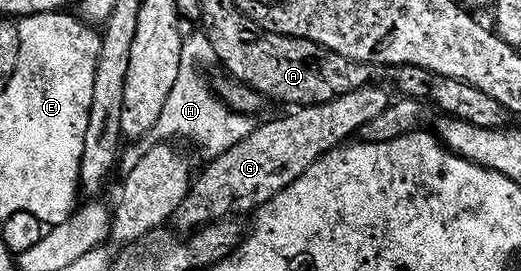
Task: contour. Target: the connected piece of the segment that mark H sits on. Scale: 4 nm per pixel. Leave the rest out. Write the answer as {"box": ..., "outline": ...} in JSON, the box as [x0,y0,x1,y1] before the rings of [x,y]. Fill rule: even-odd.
{"box":[116,30,258,179],"outline":[[[195,30],[195,32],[184,34],[184,40],[182,44],[182,57],[180,58],[180,71],[175,81],[175,85],[164,105],[164,109],[160,113],[160,118],[154,125],[154,128],[144,134],[140,139],[137,139],[134,143],[127,143],[119,153],[119,159],[116,166],[116,172],[119,172],[121,179],[126,179],[128,175],[135,171],[137,165],[141,163],[143,158],[146,157],[151,150],[162,145],[164,143],[175,143],[176,140],[188,140],[196,144],[201,152],[206,156],[205,159],[211,160],[218,158],[231,150],[240,142],[249,138],[254,134],[258,122],[254,120],[248,114],[242,114],[240,112],[234,112],[224,101],[220,100],[211,90],[207,80],[208,71],[210,68],[217,69],[219,67],[218,58],[215,54],[215,49],[211,45],[210,40],[206,34],[201,30]]]}

